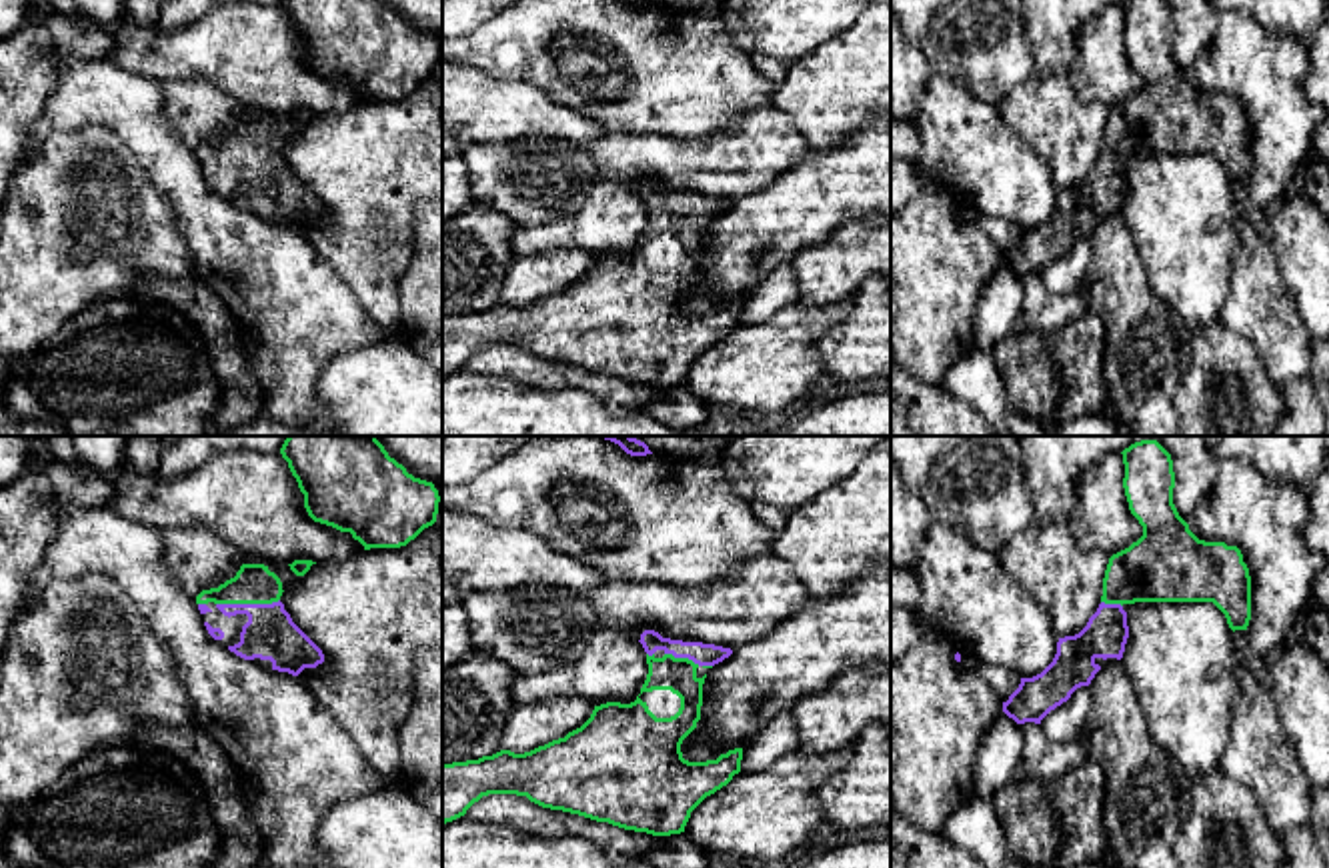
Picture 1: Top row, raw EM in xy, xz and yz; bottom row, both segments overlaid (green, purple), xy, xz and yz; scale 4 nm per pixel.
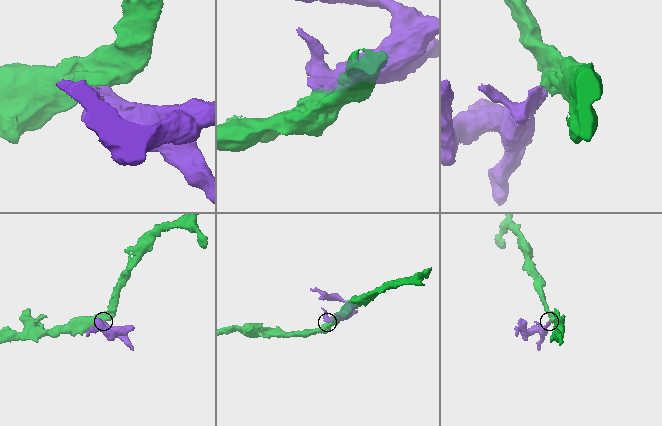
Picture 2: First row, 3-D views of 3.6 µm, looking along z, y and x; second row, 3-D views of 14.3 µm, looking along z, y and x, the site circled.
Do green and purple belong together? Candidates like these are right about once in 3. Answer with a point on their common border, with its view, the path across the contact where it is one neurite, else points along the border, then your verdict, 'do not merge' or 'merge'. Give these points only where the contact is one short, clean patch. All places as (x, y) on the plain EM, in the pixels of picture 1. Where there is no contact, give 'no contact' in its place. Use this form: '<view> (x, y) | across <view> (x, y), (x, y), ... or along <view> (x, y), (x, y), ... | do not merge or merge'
xy (247, 154) | merge

